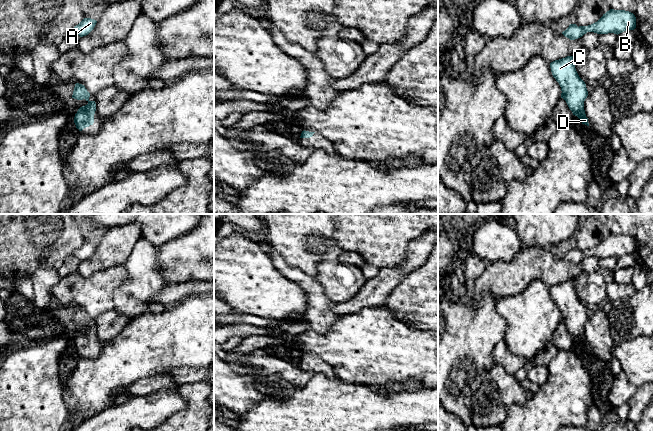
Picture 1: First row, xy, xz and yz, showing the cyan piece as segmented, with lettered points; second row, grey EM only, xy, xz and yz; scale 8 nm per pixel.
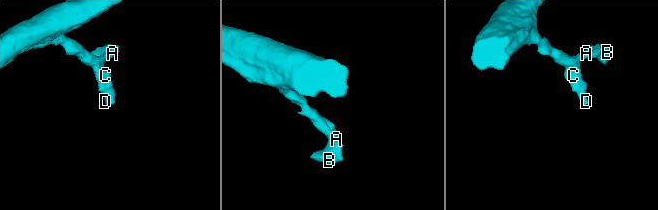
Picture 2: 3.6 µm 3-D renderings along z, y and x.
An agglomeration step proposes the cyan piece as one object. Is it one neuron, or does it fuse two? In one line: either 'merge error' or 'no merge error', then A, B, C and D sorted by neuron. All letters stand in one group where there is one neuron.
no merge error; groups A B C D

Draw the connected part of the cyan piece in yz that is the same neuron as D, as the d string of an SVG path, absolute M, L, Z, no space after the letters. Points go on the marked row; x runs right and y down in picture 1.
M573 56L551 62L550 68L553 77L561 87L561 98L566 101L573 115L577 116L582 124L589 126L584 110L584 101L588 96L588 91L585 82L576 71Z

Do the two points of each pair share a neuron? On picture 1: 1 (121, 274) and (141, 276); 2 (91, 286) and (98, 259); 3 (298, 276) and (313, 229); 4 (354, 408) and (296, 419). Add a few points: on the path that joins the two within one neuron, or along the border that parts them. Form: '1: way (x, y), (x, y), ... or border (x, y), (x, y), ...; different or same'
1: border (124, 264), (127, 278), (114, 291), (114, 295); different
2: border (117, 265), (95, 271), (85, 277), (77, 273); different
3: border (281, 255), (289, 264), (314, 277); different
4: way (340, 409), (316, 409), (310, 412); same

